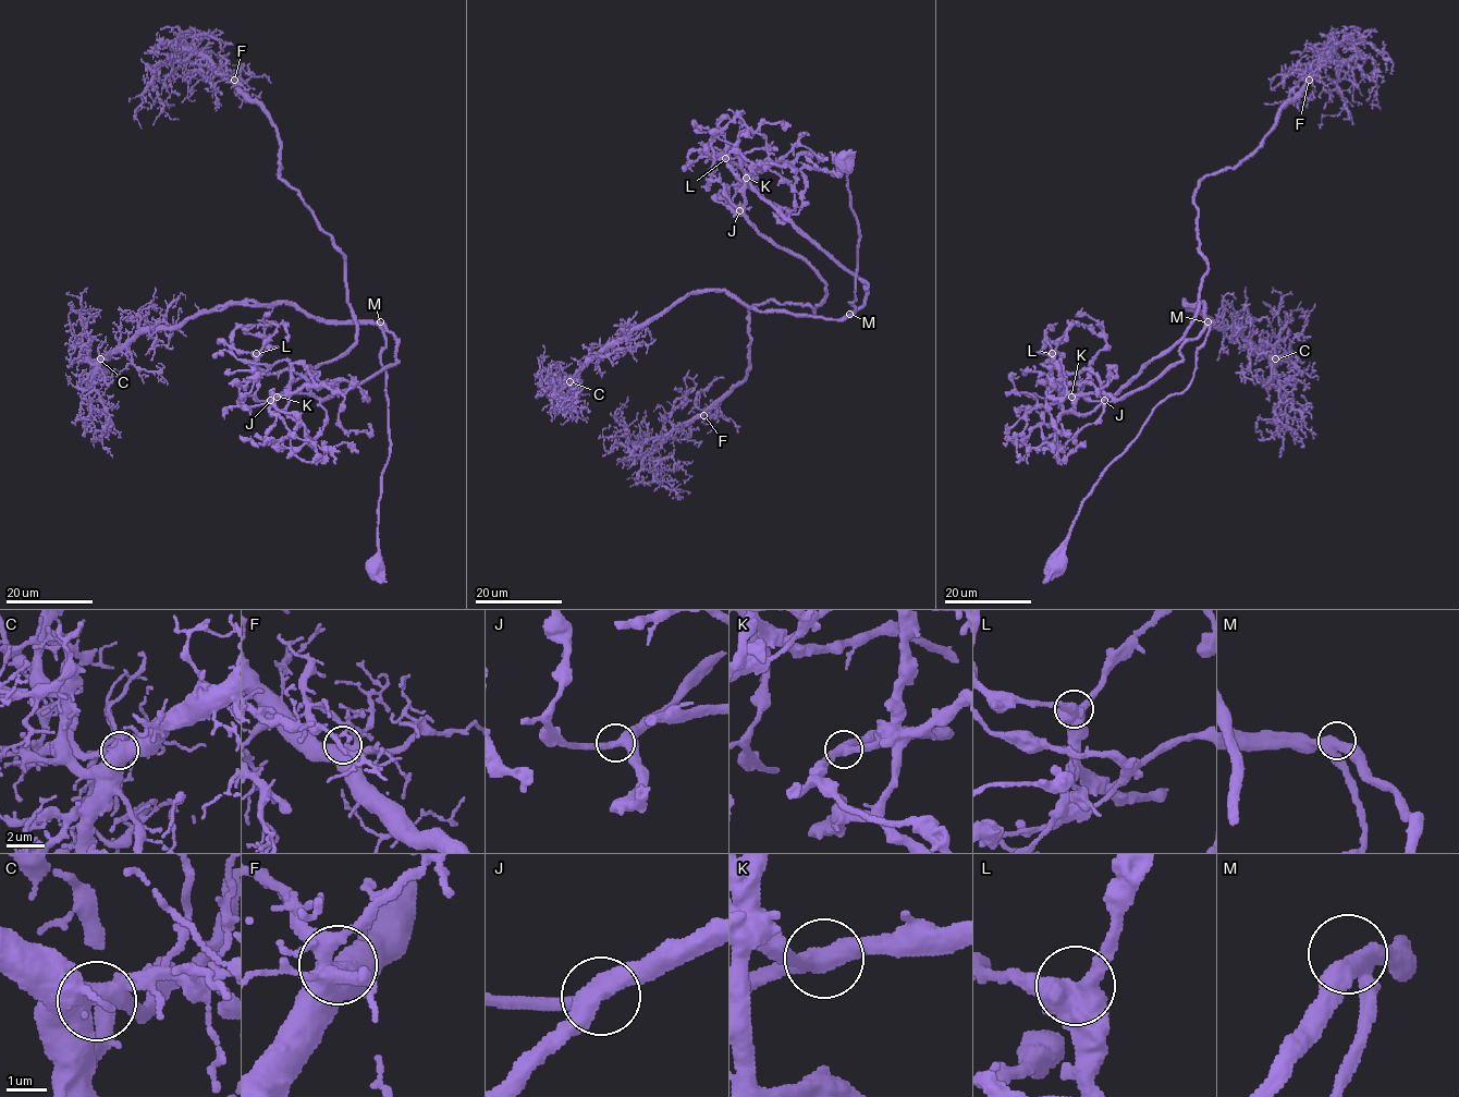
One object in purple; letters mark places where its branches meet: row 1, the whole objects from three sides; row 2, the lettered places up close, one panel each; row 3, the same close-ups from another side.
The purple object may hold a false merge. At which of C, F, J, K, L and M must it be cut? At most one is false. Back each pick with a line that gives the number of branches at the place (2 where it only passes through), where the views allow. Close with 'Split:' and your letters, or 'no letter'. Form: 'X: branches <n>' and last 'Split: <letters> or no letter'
K: branches 3
Split: K

